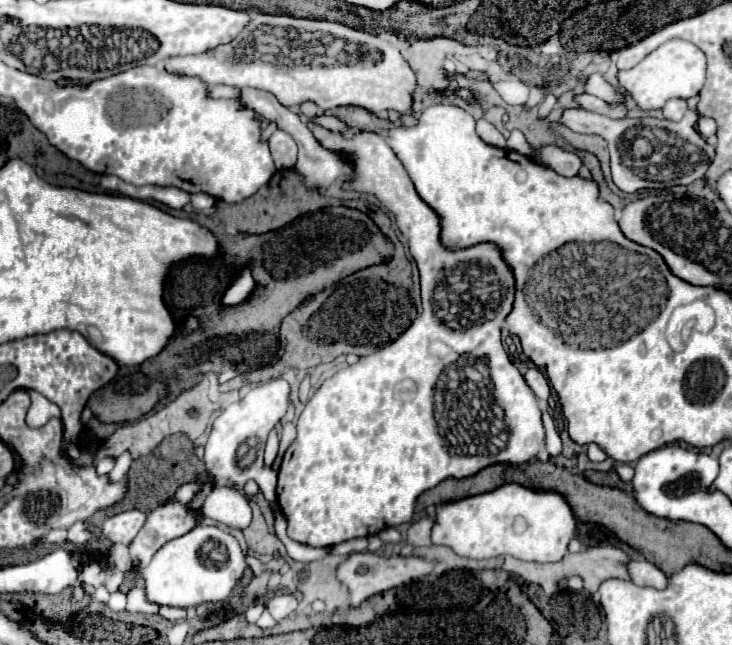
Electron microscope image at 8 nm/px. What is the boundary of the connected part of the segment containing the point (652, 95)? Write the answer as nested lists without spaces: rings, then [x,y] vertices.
[[[673,39],[663,43],[657,51],[647,55],[637,67],[619,71],[619,85],[643,107],[643,109],[661,109],[665,101],[673,97],[689,99],[695,97],[705,83],[705,55],[689,41]]]

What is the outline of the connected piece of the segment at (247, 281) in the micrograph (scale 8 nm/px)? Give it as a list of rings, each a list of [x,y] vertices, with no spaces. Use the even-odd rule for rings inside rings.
[[[241,271],[241,275],[237,275],[237,279],[233,279],[231,287],[223,295],[223,305],[237,305],[237,303],[241,303],[241,301],[245,301],[251,295],[251,291],[253,291],[251,271]]]

